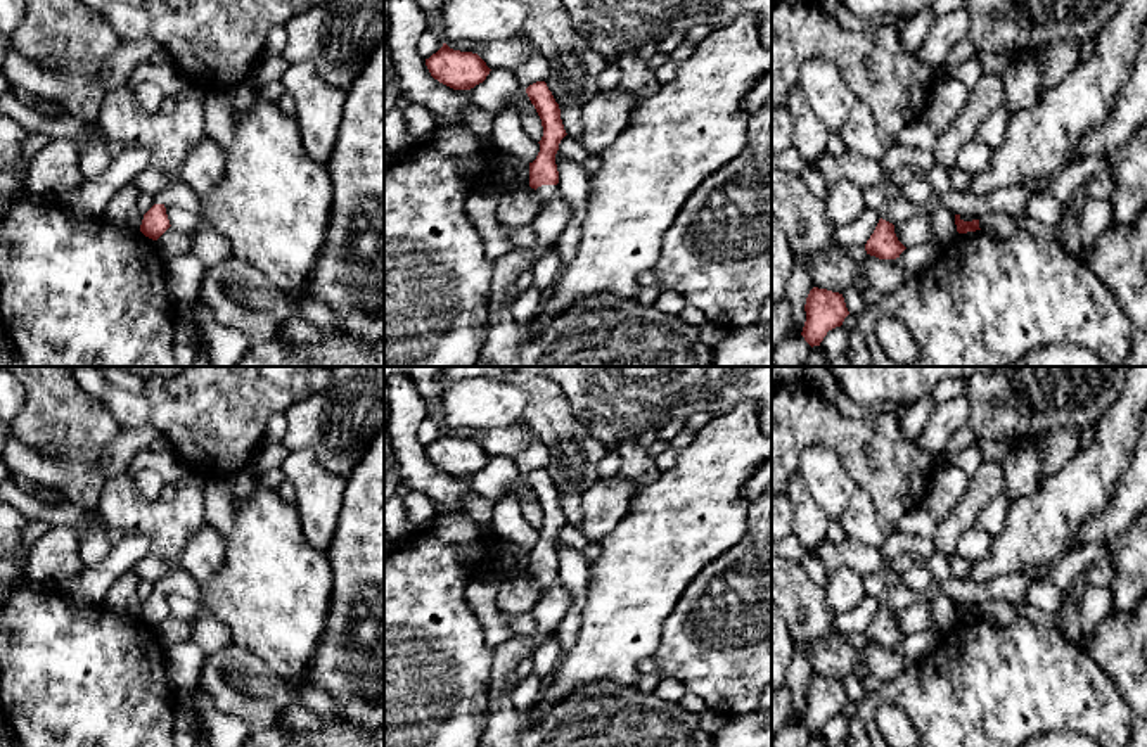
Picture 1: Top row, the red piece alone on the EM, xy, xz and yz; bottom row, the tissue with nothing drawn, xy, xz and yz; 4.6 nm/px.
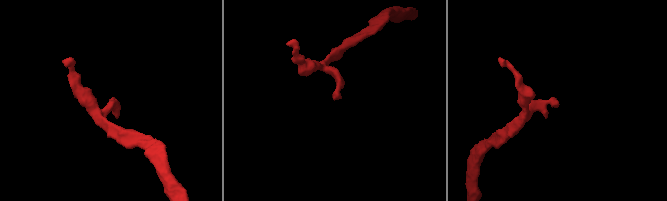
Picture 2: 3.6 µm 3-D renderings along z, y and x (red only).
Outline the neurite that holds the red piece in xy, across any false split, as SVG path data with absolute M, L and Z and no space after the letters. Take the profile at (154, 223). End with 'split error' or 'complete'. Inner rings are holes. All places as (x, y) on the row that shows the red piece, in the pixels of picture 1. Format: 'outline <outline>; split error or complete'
outline M154 204L144 214L140 232L149 239L157 240L170 227L164 204Z; complete

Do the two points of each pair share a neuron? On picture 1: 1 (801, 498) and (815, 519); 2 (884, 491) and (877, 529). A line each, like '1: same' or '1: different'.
1: same
2: different

